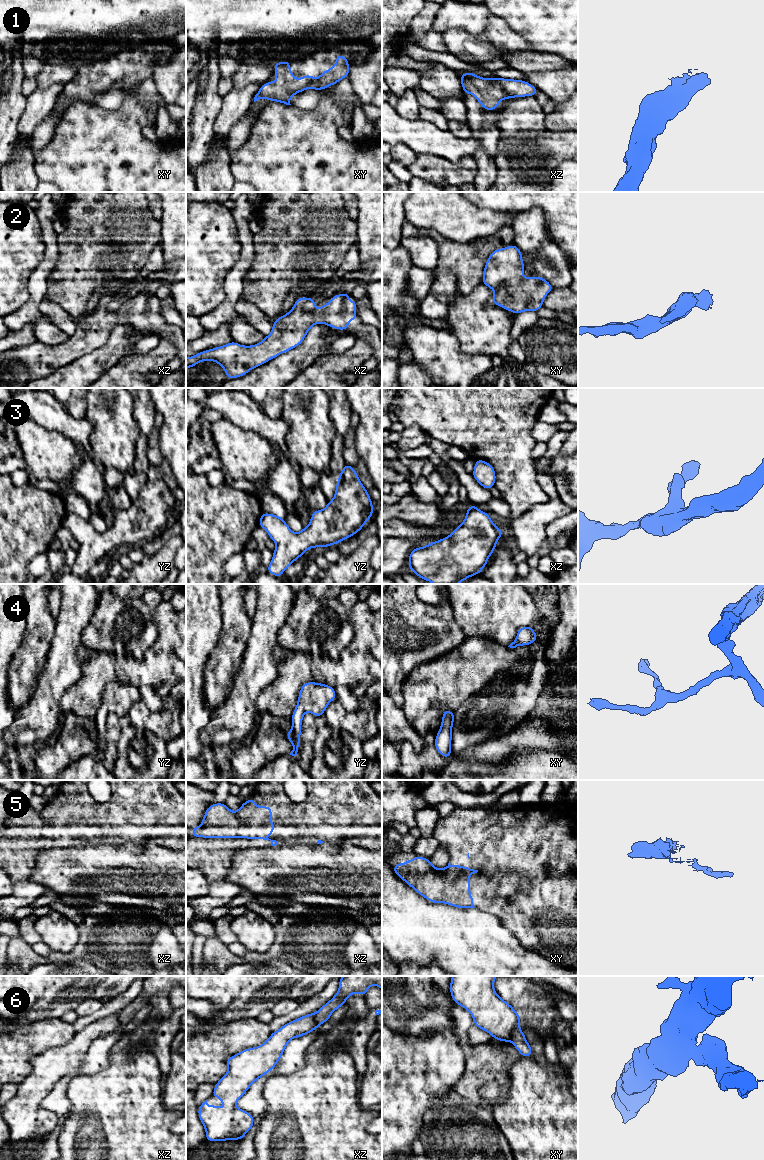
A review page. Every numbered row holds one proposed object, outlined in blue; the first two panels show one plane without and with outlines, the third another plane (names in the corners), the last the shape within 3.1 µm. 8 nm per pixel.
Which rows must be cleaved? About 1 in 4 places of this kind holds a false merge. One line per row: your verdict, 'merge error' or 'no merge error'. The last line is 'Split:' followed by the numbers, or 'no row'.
1: no merge error
2: no merge error
3: no merge error
4: no merge error
5: no merge error
6: merge error
Split: 6

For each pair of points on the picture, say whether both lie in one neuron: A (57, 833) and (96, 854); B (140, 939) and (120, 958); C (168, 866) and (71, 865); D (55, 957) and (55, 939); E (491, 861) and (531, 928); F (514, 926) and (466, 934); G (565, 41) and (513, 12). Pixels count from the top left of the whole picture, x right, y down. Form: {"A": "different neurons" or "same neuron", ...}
{"A": "different neurons", "B": "same neuron", "C": "same neuron", "D": "different neurons", "E": "same neuron", "F": "different neurons", "G": "same neuron"}

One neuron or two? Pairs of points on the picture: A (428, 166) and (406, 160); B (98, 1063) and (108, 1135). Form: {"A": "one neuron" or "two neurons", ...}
{"A": "two neurons", "B": "two neurons"}

